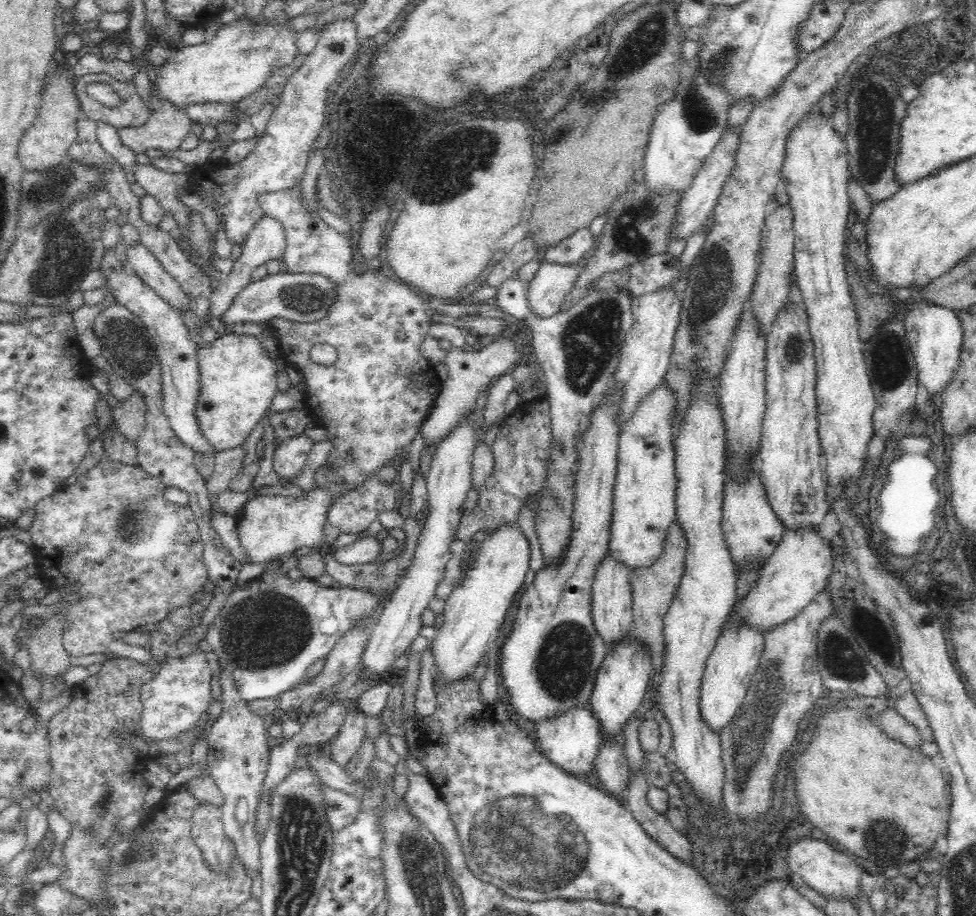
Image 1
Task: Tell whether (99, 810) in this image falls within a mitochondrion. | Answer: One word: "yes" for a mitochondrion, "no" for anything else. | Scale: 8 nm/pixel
yes

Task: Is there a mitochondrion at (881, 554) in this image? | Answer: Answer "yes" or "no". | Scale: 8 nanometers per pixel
no

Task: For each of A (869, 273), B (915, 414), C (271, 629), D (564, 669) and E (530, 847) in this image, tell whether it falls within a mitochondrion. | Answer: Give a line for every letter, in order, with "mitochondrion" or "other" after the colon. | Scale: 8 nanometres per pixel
A: other
B: other
C: mitochondrion
D: mitochondrion
E: mitochondrion

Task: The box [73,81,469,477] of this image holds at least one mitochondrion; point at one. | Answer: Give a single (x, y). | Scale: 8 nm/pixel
(126, 342)

